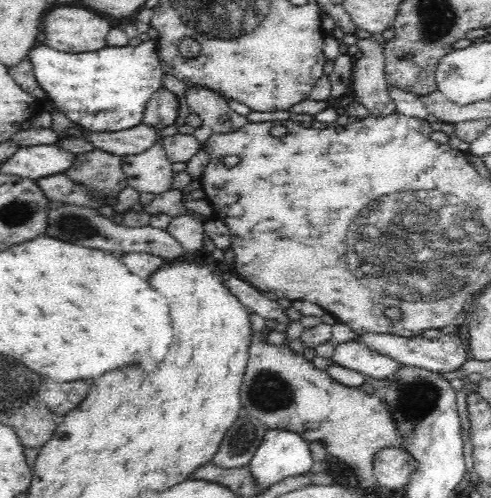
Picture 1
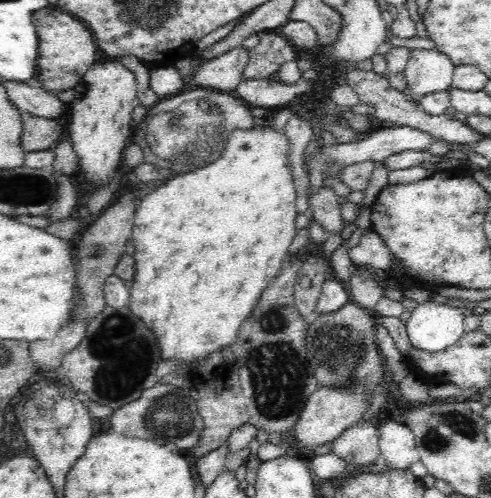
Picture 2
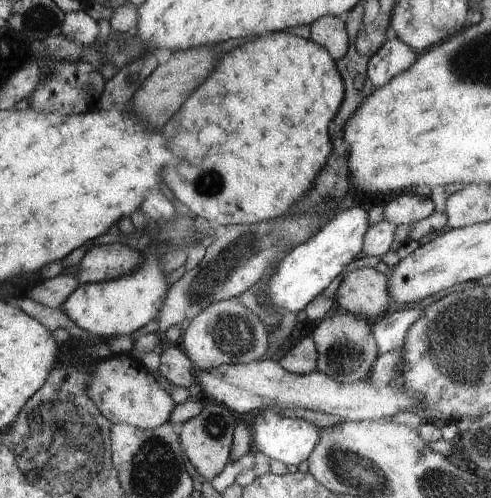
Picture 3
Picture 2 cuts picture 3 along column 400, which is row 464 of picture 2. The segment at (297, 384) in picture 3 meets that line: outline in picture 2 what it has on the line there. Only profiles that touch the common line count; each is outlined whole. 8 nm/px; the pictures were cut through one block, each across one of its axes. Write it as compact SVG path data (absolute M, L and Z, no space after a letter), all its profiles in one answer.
M388 420L378 424L378 446L384 456L384 462L392 470L410 470L412 464L420 460L420 450L416 434L400 422Z

